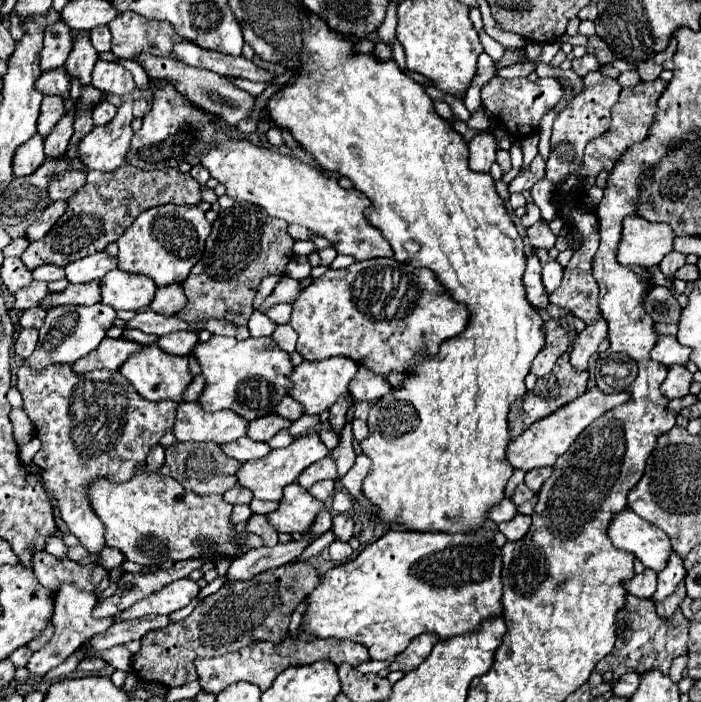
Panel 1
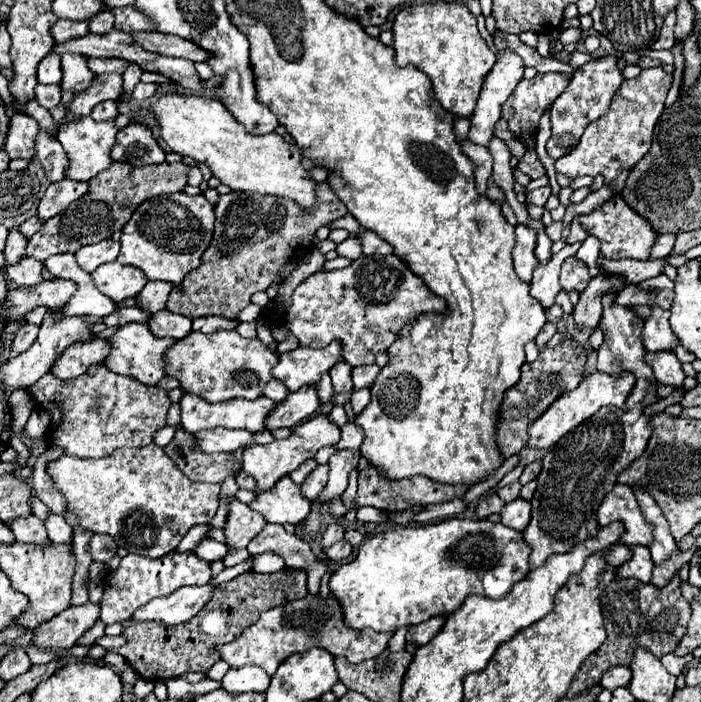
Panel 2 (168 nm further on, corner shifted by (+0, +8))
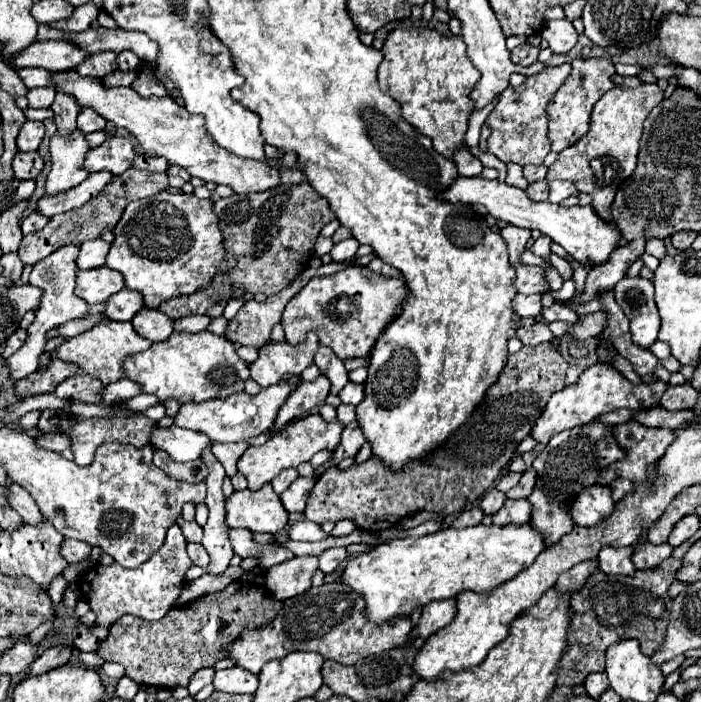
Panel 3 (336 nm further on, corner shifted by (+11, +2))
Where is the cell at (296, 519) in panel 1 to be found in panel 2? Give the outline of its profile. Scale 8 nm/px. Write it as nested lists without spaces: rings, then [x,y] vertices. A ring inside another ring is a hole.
[[[289,476],[281,478],[271,490],[257,492],[257,500],[249,506],[273,524],[299,524],[311,510],[311,502],[301,494],[301,486]]]

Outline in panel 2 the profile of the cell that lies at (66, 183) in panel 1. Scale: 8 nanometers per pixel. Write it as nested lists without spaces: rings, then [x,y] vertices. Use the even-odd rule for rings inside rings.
[[[39,130],[39,136],[37,136],[37,158],[49,182],[65,180],[67,154],[63,152],[63,146],[59,144],[59,140],[51,138],[45,130]]]

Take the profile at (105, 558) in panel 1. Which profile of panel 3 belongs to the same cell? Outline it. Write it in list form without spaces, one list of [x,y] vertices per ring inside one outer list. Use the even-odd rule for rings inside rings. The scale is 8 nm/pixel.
[[[64,538],[62,544],[60,544],[60,554],[62,554],[62,558],[64,558],[68,564],[72,564],[72,562],[80,562],[80,560],[84,560],[84,558],[88,556],[90,548],[92,548],[92,546],[88,546],[86,542]]]

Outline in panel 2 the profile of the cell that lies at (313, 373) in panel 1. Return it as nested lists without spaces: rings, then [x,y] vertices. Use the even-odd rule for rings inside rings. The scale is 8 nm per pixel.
[[[329,344],[327,348],[295,348],[279,356],[279,364],[273,368],[273,376],[281,380],[289,392],[297,392],[303,386],[317,386],[321,376],[343,360],[341,344]]]

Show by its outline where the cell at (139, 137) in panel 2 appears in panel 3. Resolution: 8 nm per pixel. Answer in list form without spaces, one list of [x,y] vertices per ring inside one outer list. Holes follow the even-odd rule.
[[[112,136],[104,140],[98,148],[92,148],[84,156],[84,168],[88,172],[98,172],[98,170],[108,170],[114,176],[122,174],[132,166],[134,160],[134,150],[132,142],[128,138],[118,138]]]

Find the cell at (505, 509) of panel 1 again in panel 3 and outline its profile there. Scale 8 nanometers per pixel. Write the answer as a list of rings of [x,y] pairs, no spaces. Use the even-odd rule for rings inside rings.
[[[472,508],[472,510],[464,510],[454,522],[452,522],[452,526],[454,528],[468,528],[468,526],[476,526],[476,524],[480,524],[480,520],[482,520],[482,510],[480,508]]]

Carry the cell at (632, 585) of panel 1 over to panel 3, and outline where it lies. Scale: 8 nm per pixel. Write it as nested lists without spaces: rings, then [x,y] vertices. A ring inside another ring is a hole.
[[[604,546],[598,554],[598,568],[606,574],[634,574],[636,568],[632,564],[632,546],[630,548],[612,548]]]

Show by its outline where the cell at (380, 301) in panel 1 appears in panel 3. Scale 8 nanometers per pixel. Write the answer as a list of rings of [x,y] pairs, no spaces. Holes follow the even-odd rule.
[[[350,266],[332,276],[312,278],[302,292],[288,302],[282,314],[286,340],[298,344],[308,332],[316,332],[320,342],[332,348],[338,358],[362,358],[372,350],[382,326],[398,316],[406,296],[408,288],[404,280],[372,274],[372,270],[364,266]]]

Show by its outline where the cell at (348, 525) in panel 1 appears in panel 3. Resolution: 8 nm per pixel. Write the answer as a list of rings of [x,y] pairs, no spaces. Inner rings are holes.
[[[316,556],[292,558],[284,564],[276,564],[266,572],[266,588],[272,598],[284,602],[292,596],[304,594],[312,586],[312,574],[318,568]]]

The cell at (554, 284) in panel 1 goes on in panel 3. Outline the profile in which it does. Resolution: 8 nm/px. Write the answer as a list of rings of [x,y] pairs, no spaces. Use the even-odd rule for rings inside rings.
[[[516,294],[516,298],[512,300],[512,310],[516,316],[520,318],[536,318],[542,312],[542,304],[540,304],[540,294],[532,294],[532,296],[524,296],[524,294]]]

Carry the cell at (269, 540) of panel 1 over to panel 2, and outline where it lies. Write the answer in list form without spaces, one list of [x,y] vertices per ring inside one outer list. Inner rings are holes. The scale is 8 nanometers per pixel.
[[[233,500],[229,506],[225,536],[229,548],[245,548],[265,526],[267,522],[259,512],[251,510],[247,504]]]

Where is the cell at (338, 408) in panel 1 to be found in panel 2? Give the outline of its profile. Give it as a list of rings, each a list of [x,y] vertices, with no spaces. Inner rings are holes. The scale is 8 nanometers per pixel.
[[[347,362],[343,364],[337,364],[331,372],[331,380],[333,380],[333,390],[335,394],[341,394],[341,392],[353,392],[353,382],[351,382],[351,366]]]

